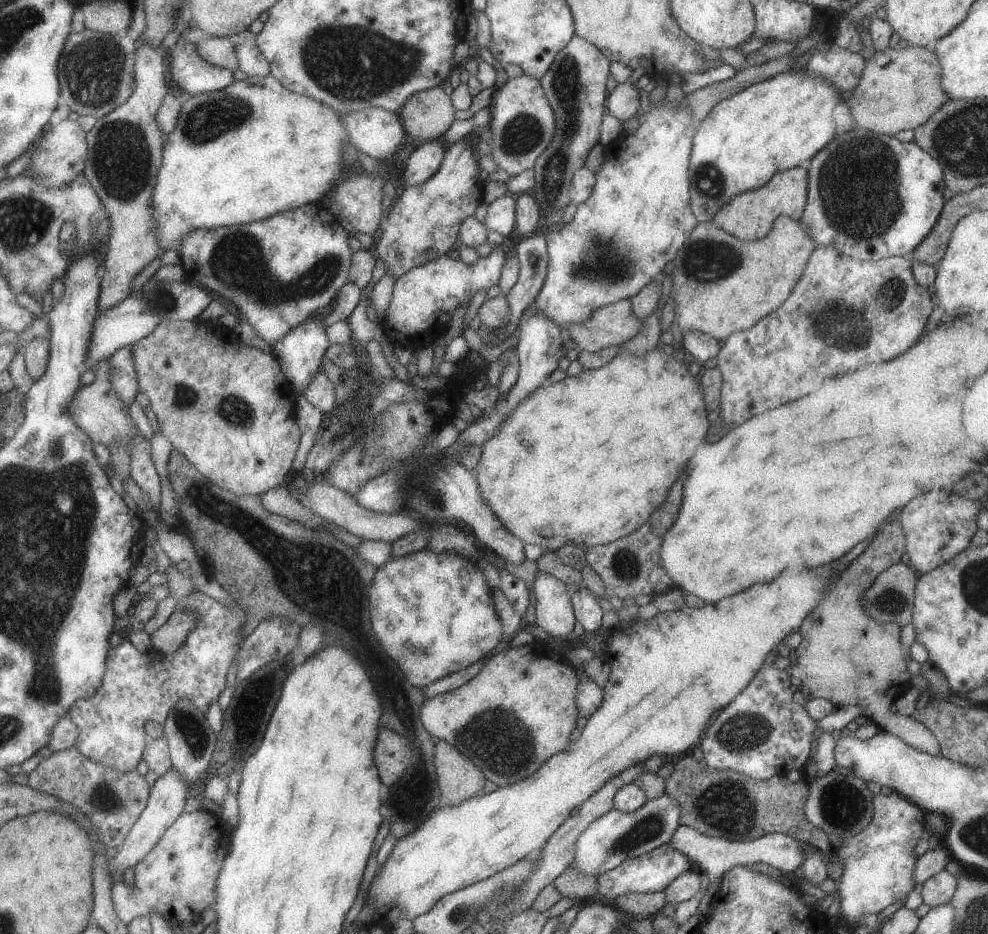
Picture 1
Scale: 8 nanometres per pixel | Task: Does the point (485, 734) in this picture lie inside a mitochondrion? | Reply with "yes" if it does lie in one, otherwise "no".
yes

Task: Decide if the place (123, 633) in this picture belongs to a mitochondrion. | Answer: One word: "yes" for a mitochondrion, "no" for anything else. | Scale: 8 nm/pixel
no

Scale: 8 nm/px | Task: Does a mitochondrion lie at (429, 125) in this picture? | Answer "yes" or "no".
no

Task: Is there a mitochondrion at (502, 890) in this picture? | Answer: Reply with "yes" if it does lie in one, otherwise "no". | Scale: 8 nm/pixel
yes

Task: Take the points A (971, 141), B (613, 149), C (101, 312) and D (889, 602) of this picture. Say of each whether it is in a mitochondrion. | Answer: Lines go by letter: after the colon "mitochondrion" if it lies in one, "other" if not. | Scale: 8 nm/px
A: mitochondrion
B: other
C: other
D: mitochondrion

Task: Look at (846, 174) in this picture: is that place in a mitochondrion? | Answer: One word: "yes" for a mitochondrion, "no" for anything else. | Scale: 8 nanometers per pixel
yes

